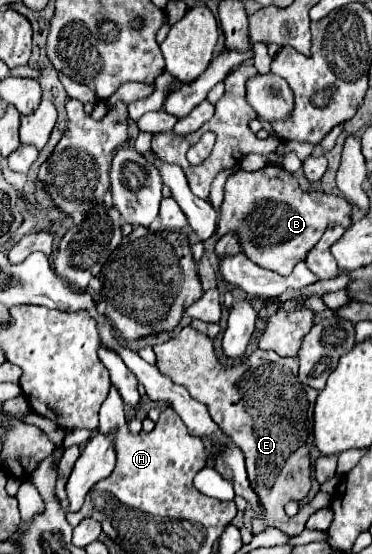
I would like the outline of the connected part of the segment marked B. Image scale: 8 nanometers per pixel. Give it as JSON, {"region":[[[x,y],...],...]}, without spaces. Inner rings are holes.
{"region":[[[268,163],[258,171],[238,167],[224,185],[224,203],[216,227],[216,237],[236,233],[246,257],[260,267],[290,275],[298,261],[304,261],[326,227],[338,223],[350,227],[350,205],[342,197],[320,191],[302,191],[298,179],[276,163]]]}

